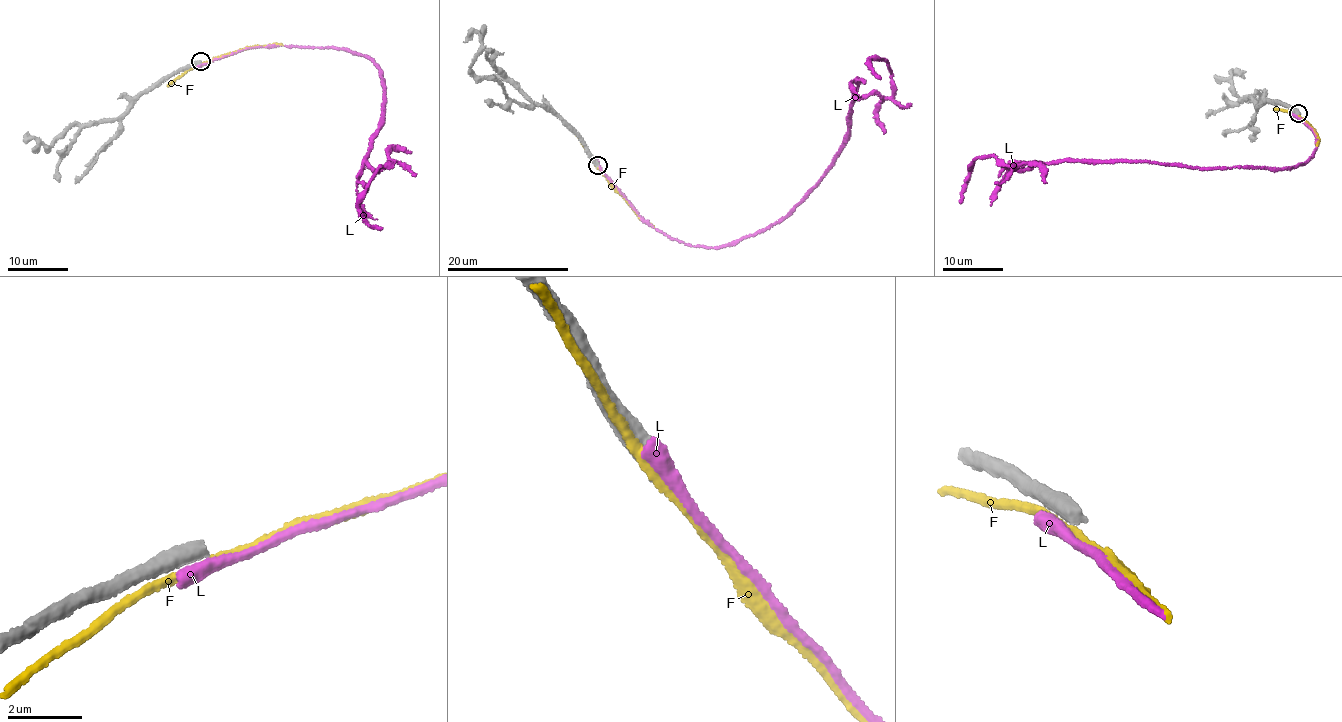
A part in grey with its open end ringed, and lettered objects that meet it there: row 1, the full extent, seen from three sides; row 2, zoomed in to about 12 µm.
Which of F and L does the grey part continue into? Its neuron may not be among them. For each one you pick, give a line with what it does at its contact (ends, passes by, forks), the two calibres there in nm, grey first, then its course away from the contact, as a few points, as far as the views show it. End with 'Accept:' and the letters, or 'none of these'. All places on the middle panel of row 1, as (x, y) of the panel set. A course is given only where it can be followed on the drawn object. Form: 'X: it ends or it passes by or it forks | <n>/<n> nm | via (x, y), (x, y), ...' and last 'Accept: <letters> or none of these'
Accept: none of these

